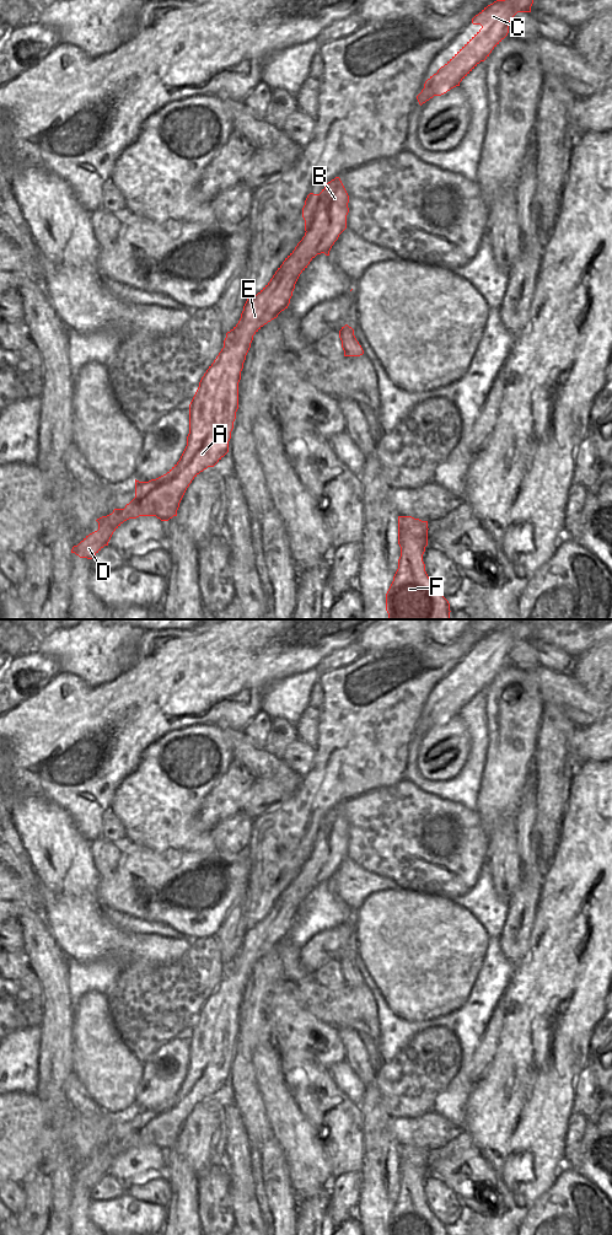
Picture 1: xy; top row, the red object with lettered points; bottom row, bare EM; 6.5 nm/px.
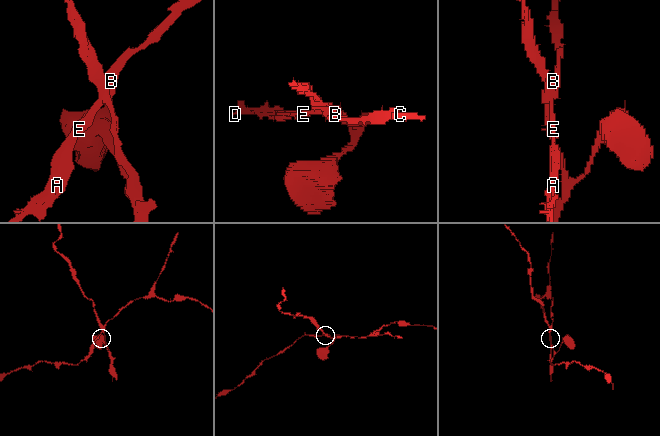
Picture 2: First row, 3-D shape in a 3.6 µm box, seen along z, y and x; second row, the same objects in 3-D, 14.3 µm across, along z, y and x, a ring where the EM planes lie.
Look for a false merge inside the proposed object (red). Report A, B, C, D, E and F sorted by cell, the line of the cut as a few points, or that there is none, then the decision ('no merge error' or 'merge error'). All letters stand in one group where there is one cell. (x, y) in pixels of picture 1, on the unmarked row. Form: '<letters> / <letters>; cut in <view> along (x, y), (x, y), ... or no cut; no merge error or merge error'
A B C D E / F; cut in xy along (329, 878), (321, 881); merge error

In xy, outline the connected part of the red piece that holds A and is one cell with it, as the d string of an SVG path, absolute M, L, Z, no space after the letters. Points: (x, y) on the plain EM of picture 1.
M339 806L328 811L320 823L307 825L302 837L305 865L285 887L270 911L257 924L247 928L238 952L226 962L224 977L199 1011L189 1033L189 1063L179 1090L156 1108L149 1111L135 1108L135 1127L124 1138L114 1138L112 1143L97 1148L98 1159L74 1175L71 1182L92 1188L104 1175L108 1175L113 1161L129 1148L156 1145L161 1150L168 1150L177 1145L179 1132L192 1110L208 1096L214 1096L229 1081L229 1070L238 1038L238 1011L253 965L288 938L300 903L317 884L329 880L347 858L348 832L349 825Z

